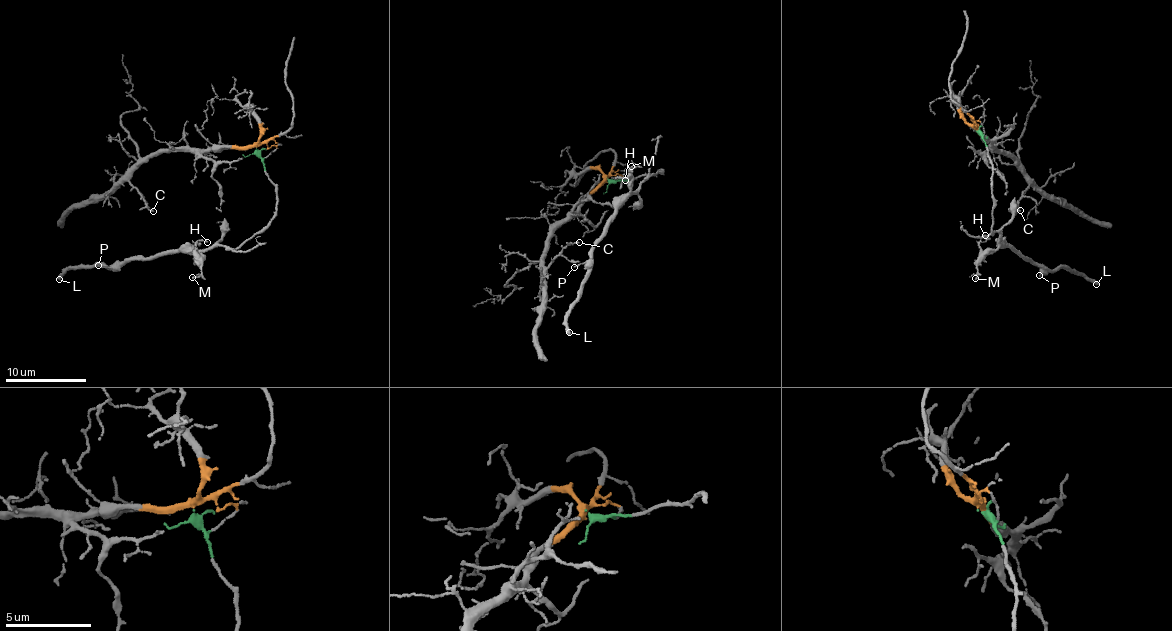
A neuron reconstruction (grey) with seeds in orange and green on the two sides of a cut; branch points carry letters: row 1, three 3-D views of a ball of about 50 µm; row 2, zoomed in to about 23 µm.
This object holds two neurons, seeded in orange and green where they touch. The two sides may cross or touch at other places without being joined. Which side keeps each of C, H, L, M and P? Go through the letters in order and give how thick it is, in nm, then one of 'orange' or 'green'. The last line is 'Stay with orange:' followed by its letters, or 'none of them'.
C: calibre 90 nm; orange
H: calibre 140 nm; green
L: calibre 400 nm; green
M: calibre 100 nm; green
P: calibre 90 nm; green
Stay with orange: C

